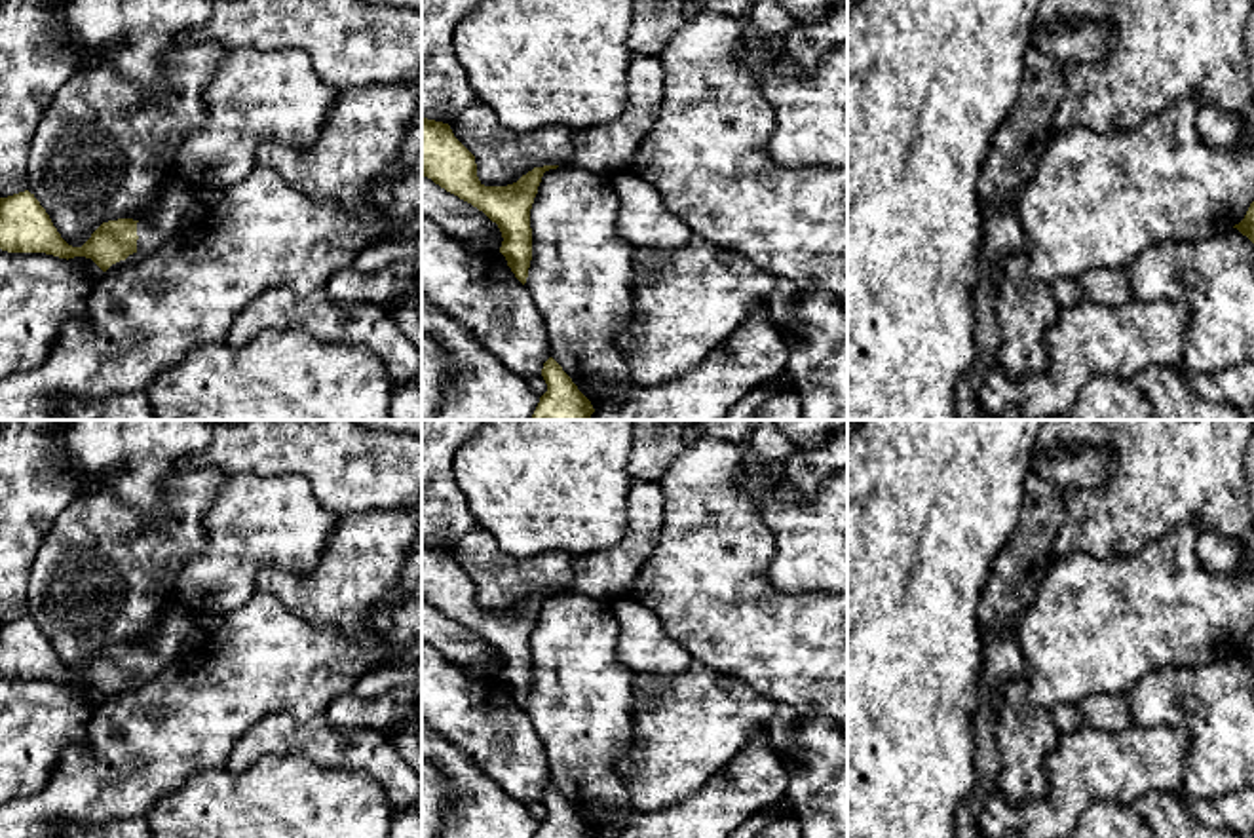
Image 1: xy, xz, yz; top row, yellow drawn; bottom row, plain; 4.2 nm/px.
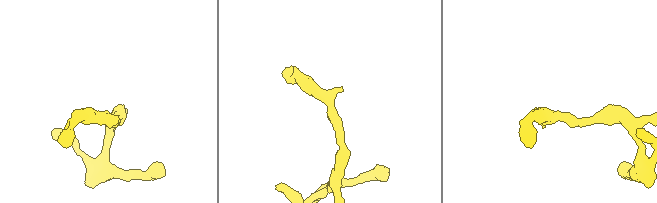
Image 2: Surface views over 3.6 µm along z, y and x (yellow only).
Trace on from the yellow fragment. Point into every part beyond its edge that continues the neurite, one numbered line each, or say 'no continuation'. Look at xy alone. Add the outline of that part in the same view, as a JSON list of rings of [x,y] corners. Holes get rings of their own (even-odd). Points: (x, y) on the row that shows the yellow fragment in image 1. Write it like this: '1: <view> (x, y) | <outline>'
1: xy (179, 208) | [[[179,177],[169,179],[160,190],[158,209],[146,220],[137,222],[137,253],[156,251],[163,241],[200,222],[205,211],[196,190]]]

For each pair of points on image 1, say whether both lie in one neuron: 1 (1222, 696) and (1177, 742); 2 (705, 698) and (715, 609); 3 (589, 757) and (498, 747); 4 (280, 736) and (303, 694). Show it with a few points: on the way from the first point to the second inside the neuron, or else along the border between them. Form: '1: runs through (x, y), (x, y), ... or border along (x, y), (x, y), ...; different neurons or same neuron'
1: border along (1142, 724), (1178, 726), (1188, 736), (1184, 778); different neurons
2: border along (692, 658), (730, 671), (751, 685); different neurons
3: border along (523, 711), (542, 742), (551, 781); different neurons
4: border along (323, 713), (306, 721), (266, 715), (247, 728); different neurons

